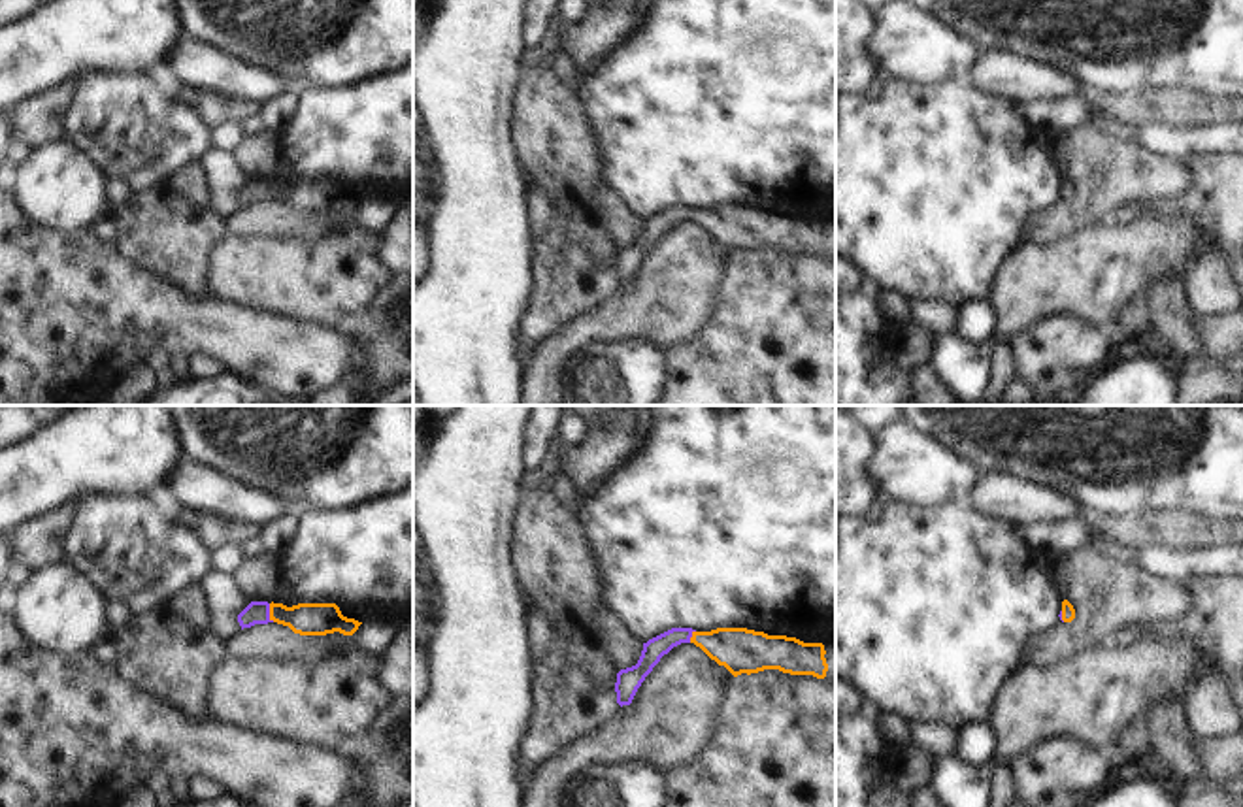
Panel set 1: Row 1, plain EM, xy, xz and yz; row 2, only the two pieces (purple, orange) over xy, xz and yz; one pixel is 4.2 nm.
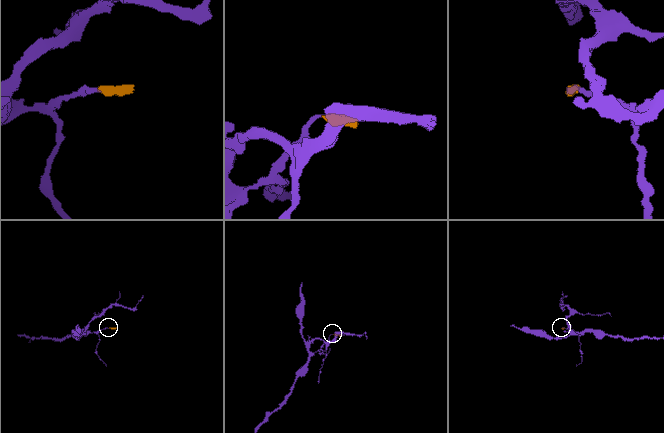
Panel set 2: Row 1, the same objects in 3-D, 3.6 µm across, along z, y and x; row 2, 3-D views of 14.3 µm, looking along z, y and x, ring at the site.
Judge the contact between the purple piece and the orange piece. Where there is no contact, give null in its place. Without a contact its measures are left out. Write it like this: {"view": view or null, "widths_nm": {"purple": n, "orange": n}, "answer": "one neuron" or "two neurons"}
{"view": "xy", "widths_nm": {"purple": 100, "orange": 140}, "answer": "one neuron"}

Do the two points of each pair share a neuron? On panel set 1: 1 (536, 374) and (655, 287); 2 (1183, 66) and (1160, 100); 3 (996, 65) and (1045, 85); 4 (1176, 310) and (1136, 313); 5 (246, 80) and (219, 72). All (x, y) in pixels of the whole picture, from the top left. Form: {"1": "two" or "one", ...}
{"1": "one", "2": "two", "3": "one", "4": "two", "5": "one"}

